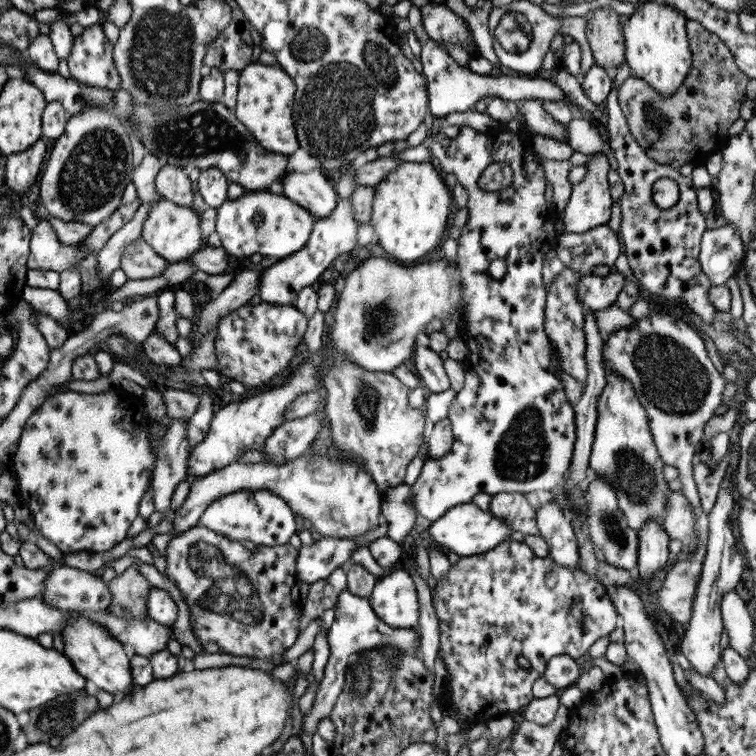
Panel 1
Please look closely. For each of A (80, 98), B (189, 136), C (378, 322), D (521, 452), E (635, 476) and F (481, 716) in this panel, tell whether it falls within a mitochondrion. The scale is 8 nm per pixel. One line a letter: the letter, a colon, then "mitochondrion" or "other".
A: mitochondrion
B: mitochondrion
C: mitochondrion
D: mitochondrion
E: mitochondrion
F: other

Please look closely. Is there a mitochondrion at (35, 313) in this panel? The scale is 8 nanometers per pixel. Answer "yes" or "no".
no

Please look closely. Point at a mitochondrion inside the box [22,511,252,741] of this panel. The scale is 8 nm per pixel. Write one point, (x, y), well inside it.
(59, 716)

